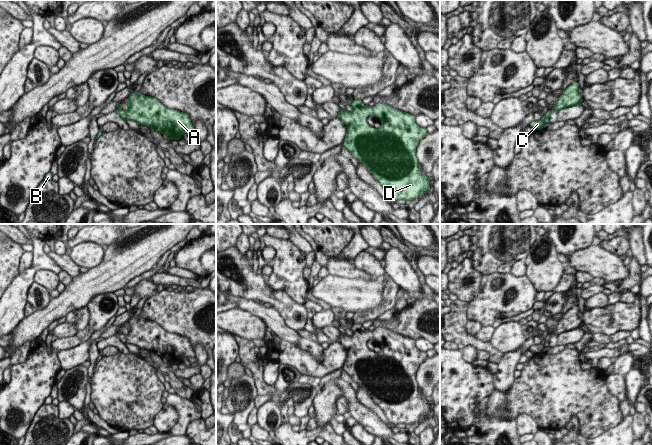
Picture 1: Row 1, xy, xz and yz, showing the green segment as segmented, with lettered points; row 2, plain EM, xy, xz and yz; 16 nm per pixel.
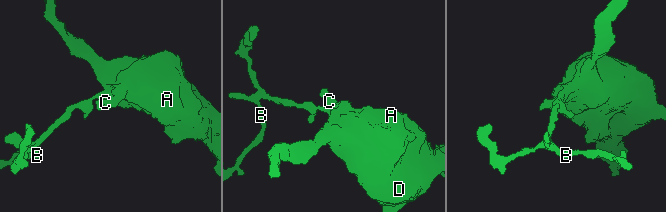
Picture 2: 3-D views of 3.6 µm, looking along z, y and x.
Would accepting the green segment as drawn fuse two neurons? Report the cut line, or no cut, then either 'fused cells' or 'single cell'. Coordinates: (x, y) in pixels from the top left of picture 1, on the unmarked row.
yz (543, 341), (545, 346) | fused cells

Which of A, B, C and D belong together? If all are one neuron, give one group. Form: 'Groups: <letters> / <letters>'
Groups: A C D / B.

